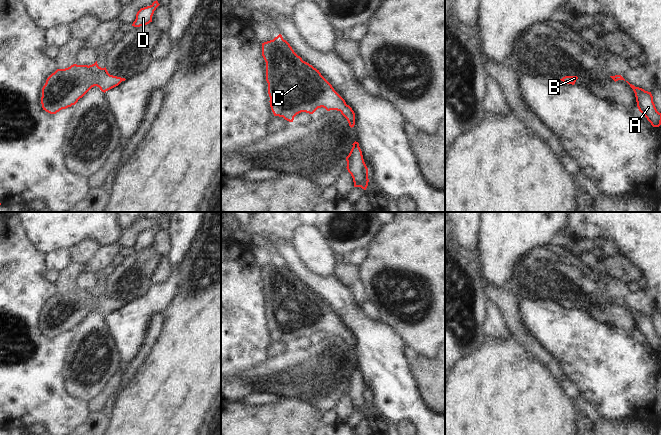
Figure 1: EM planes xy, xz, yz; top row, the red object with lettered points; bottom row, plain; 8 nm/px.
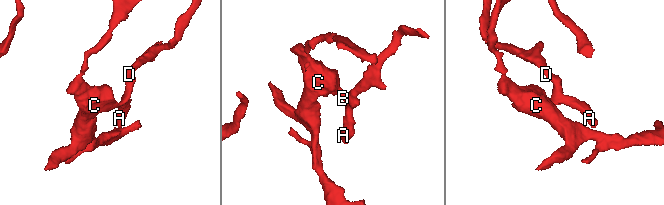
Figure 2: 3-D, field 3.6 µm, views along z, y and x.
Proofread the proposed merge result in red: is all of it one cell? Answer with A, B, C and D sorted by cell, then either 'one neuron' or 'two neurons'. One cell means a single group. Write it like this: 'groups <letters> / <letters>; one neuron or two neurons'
groups A B C D; one neuron

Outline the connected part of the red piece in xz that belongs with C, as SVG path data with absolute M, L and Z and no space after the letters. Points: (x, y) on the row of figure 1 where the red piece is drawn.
M281 34L262 43L262 56L266 62L269 102L274 116L293 122L297 114L313 114L323 107L327 111L340 111L349 126L354 127L352 108L319 70L294 52Z

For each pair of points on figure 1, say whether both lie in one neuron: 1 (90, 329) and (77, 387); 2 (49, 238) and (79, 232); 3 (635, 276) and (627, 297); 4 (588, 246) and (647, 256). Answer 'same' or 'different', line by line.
1: same
2: same
3: different
4: different

